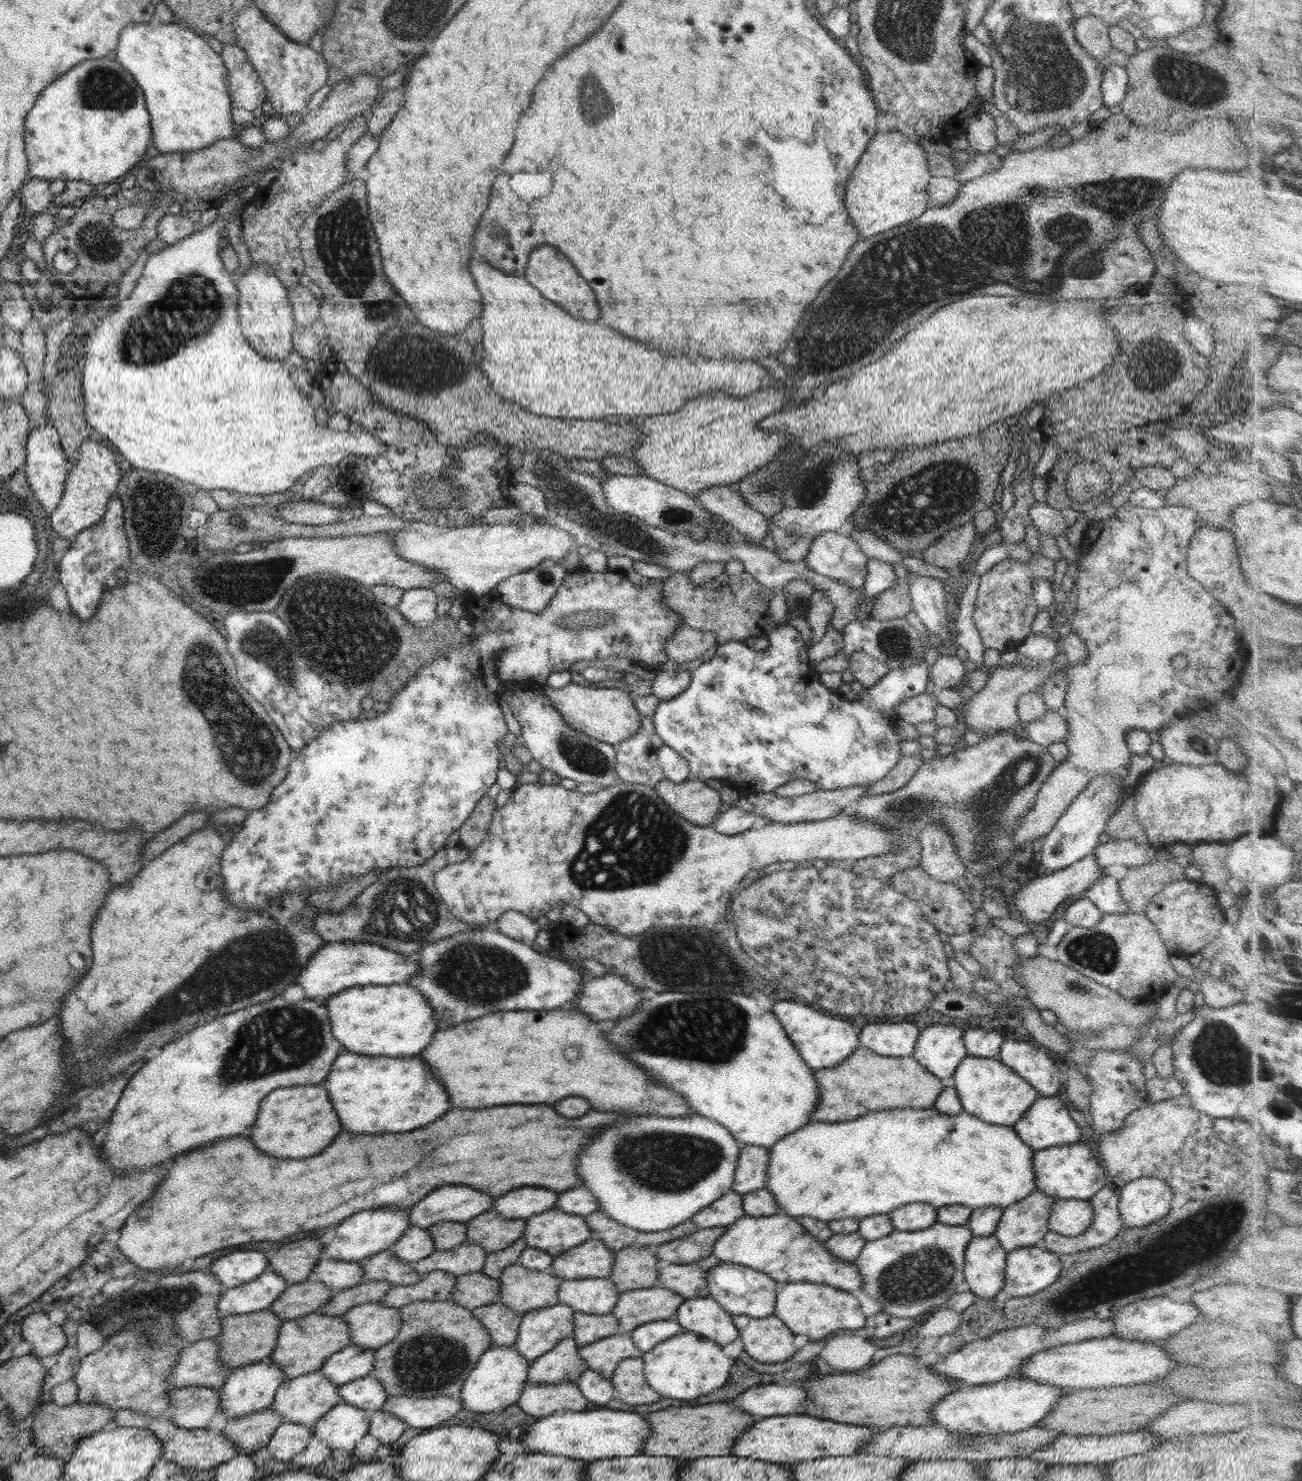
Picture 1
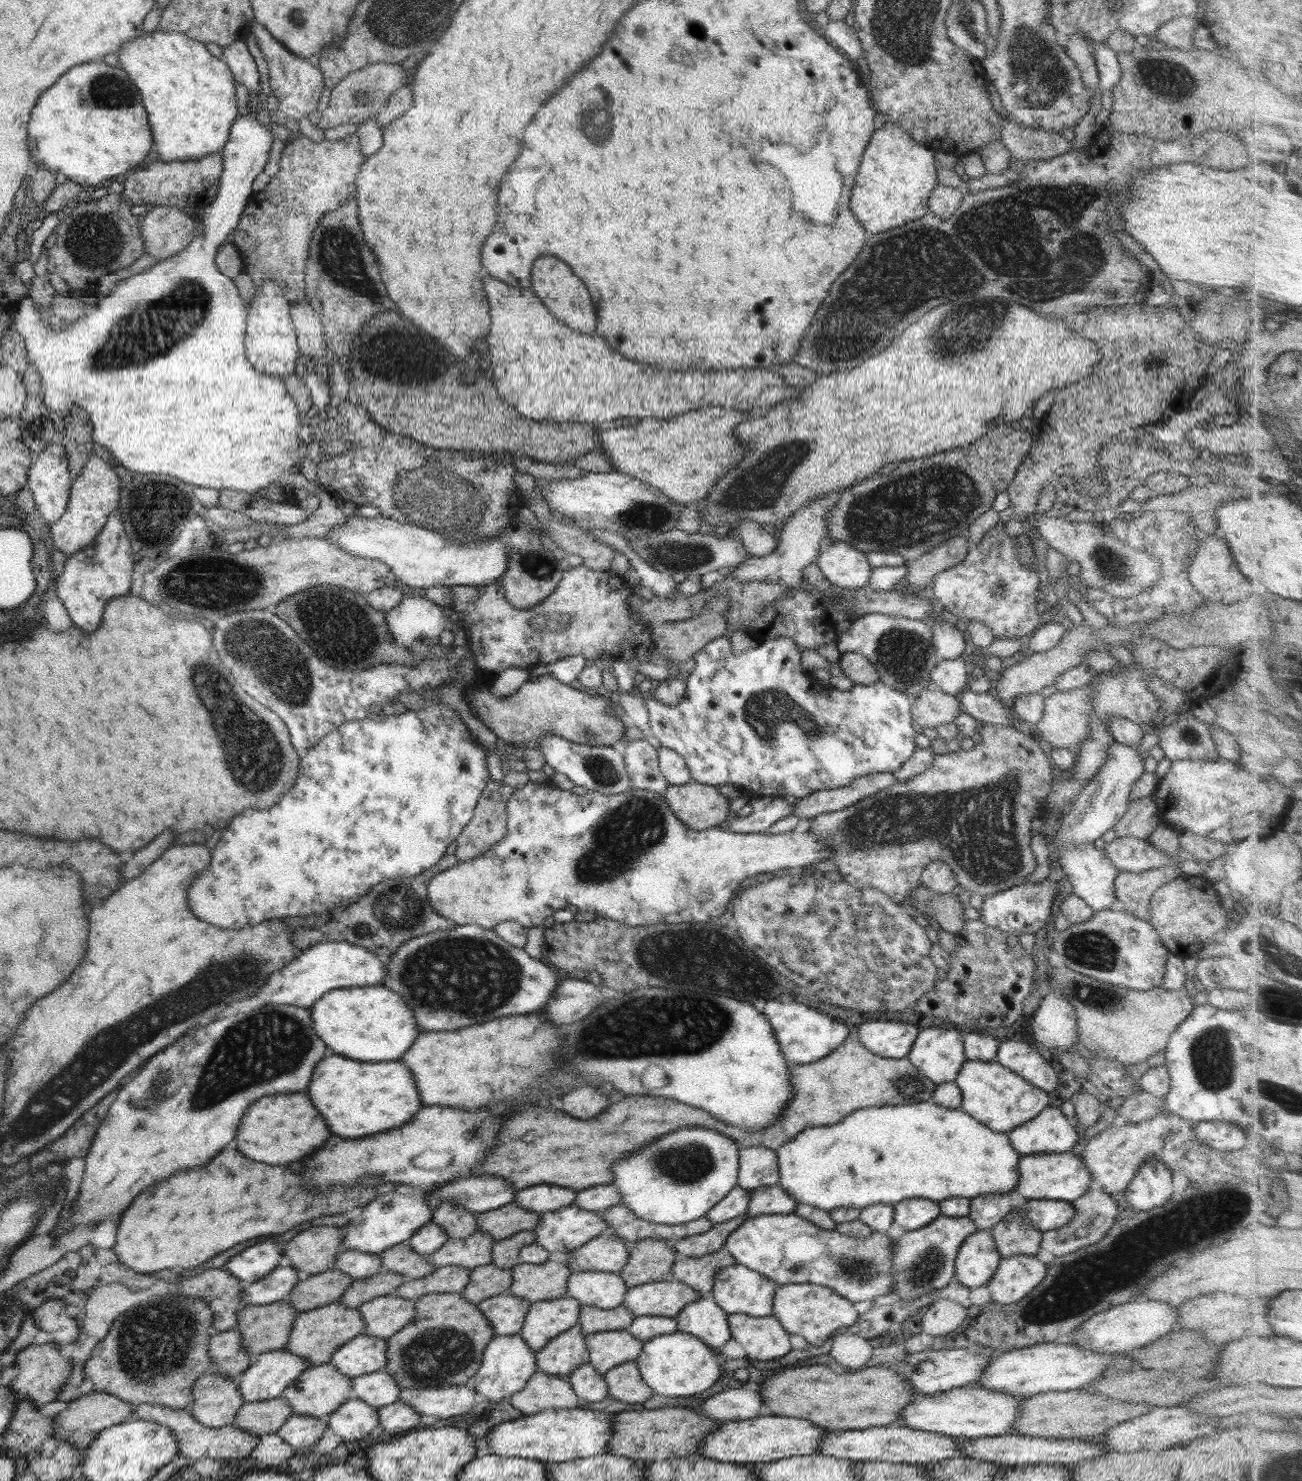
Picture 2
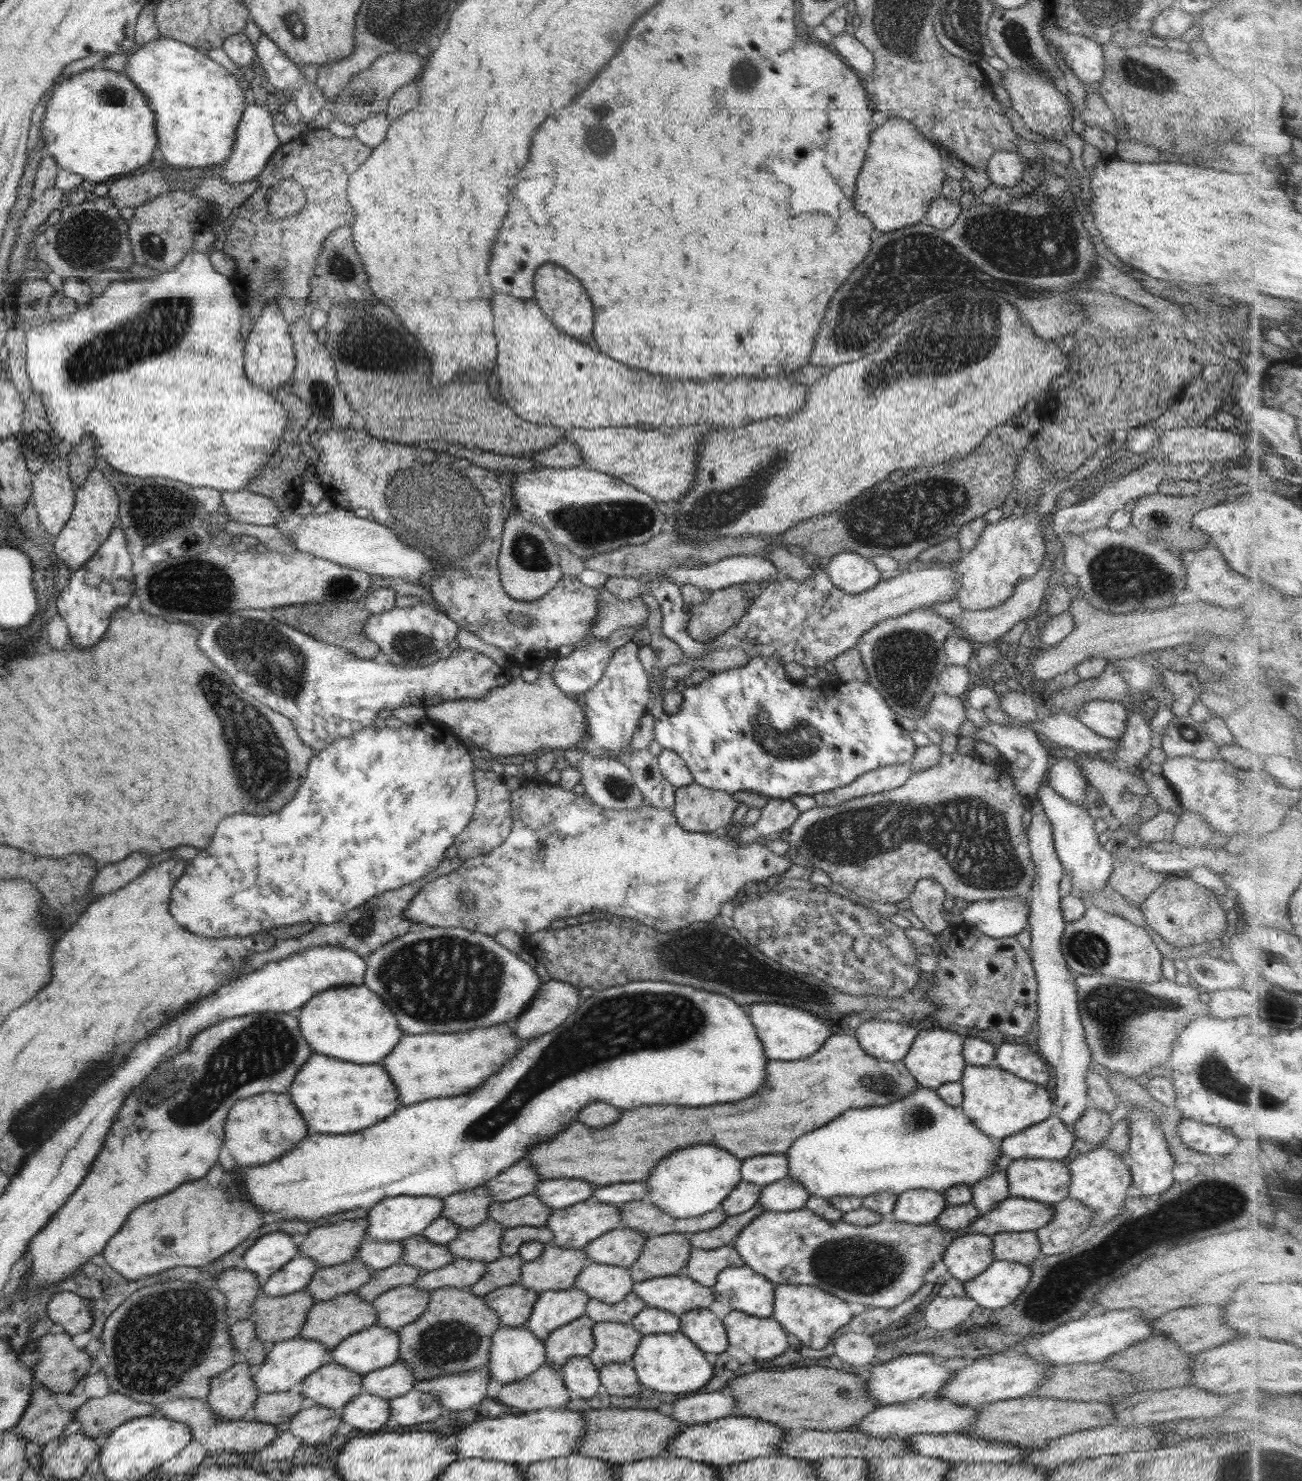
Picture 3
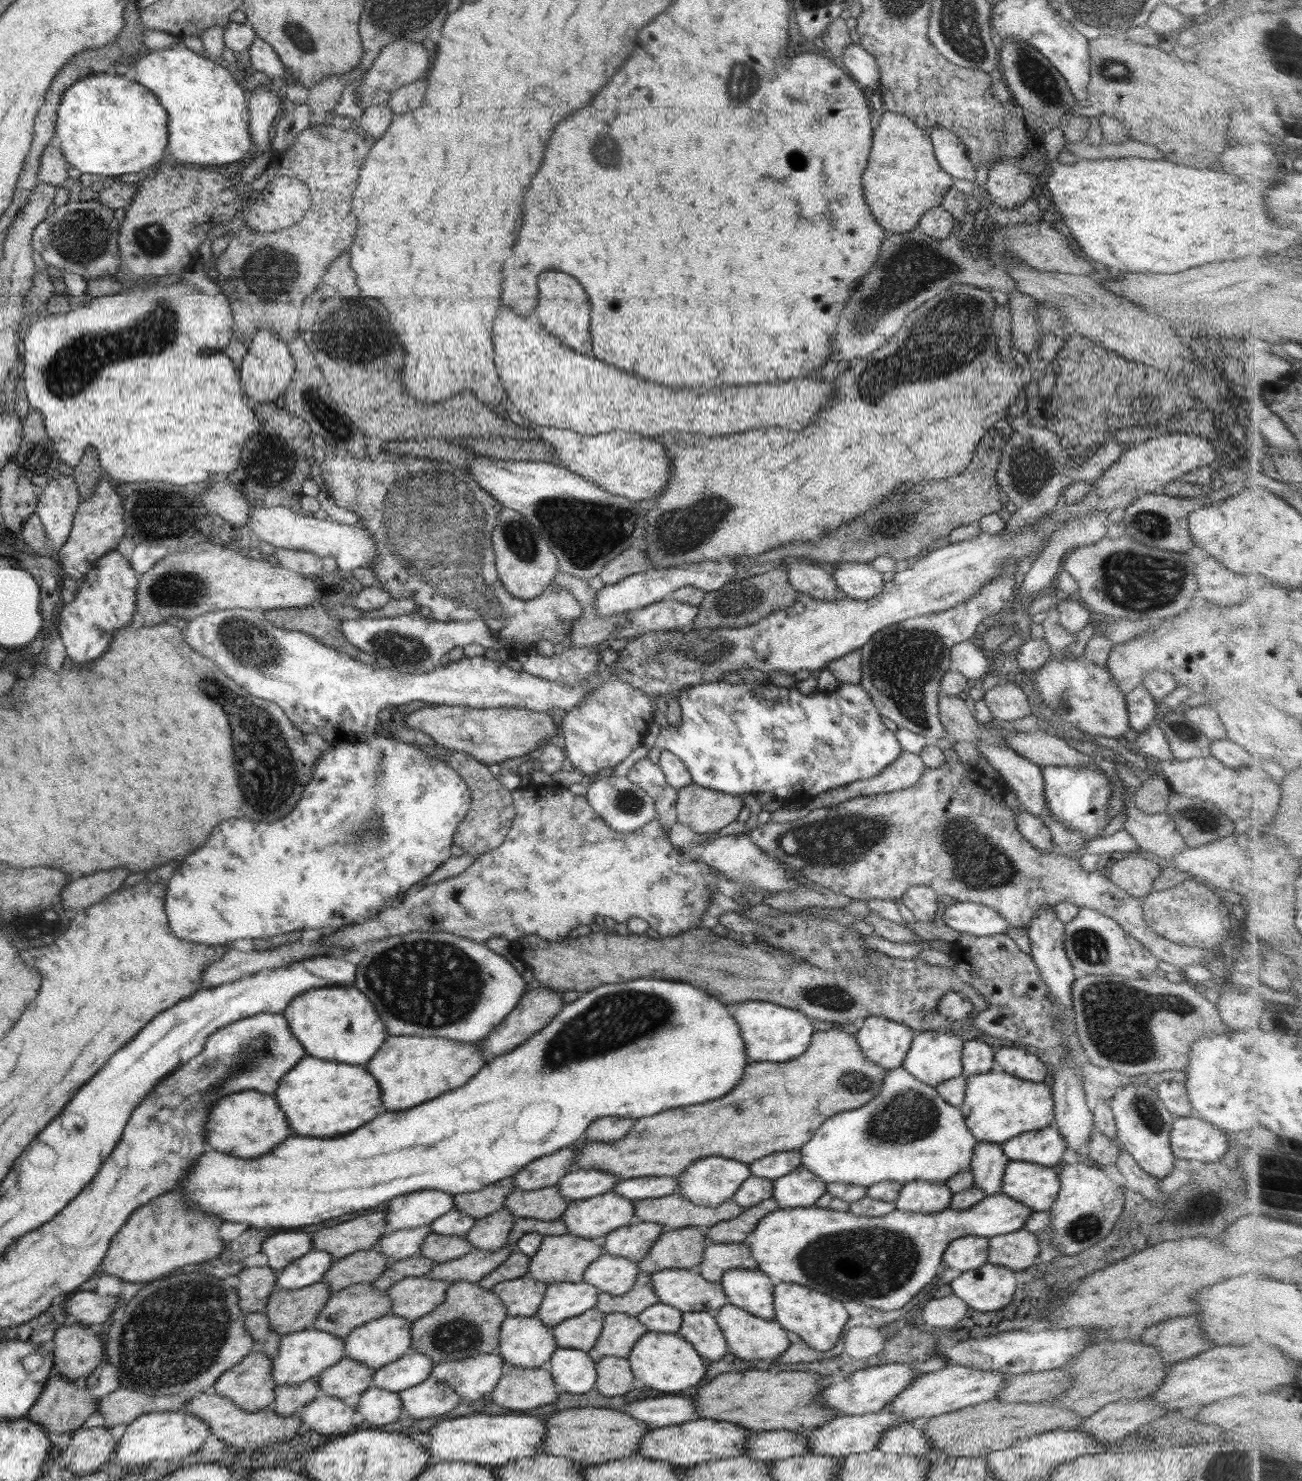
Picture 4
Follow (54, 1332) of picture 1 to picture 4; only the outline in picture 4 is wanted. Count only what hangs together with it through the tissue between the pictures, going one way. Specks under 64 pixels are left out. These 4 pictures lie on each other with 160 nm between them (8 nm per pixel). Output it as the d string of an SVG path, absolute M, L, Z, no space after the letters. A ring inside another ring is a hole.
M88 1287L70 1294L64 1312L66 1316L75 1316L78 1324L82 1326L104 1325L108 1316L112 1315L116 1303L116 1296L99 1295L93 1288Z

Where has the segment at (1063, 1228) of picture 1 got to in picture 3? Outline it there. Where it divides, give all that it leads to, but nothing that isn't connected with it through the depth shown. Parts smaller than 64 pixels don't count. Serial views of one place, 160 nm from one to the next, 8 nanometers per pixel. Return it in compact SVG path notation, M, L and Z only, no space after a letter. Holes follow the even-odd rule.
M1008 1197L998 1202L993 1209L980 1214L967 1226L966 1232L992 1237L1000 1232L1037 1231L1052 1220L1055 1208L1020 1197Z

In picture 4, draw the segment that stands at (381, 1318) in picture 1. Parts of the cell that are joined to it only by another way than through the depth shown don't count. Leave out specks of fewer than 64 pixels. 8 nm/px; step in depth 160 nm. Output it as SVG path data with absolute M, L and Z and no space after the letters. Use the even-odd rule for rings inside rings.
M406 1277L396 1281L385 1293L391 1298L390 1314L412 1322L436 1309L446 1298L450 1283L428 1277Z

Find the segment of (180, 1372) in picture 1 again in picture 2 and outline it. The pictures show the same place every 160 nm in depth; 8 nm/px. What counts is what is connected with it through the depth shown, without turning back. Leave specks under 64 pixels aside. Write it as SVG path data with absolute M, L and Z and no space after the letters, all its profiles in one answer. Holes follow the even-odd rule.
M235 1329L217 1332L208 1340L208 1354L213 1360L212 1374L220 1374L234 1383L240 1380L242 1373L252 1363L240 1344L240 1332Z

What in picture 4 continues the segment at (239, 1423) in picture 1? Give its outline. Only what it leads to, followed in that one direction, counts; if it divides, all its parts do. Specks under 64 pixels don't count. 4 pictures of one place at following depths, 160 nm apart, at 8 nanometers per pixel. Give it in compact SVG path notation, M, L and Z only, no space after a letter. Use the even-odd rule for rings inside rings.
M316 1378L296 1386L282 1385L275 1389L275 1401L271 1405L278 1415L289 1417L302 1410L319 1395L320 1386Z

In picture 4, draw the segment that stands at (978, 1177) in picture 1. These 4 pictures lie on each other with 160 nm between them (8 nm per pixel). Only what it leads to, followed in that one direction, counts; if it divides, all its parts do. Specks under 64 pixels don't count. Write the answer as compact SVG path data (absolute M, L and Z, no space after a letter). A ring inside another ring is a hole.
M898 1067L886 1073L883 1085L871 1101L828 1118L798 1152L801 1154L801 1164L826 1184L839 1182L868 1188L884 1181L899 1182L901 1185L912 1181L944 1183L961 1170L971 1168L978 1140L965 1122L960 1108L946 1102L935 1086L920 1082L904 1067Z

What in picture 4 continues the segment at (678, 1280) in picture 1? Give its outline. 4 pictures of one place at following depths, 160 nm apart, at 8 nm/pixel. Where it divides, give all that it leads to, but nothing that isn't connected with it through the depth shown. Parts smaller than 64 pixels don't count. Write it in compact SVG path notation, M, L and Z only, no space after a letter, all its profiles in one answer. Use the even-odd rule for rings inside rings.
M709 1242L703 1250L703 1261L698 1272L708 1281L720 1283L728 1269L758 1268L746 1242Z

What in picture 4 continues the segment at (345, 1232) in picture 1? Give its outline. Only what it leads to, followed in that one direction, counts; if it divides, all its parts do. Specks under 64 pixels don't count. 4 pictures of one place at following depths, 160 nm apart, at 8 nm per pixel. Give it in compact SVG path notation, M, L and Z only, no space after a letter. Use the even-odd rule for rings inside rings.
M421 1190L391 1198L385 1215L388 1232L430 1225L454 1208L453 1196L441 1190Z

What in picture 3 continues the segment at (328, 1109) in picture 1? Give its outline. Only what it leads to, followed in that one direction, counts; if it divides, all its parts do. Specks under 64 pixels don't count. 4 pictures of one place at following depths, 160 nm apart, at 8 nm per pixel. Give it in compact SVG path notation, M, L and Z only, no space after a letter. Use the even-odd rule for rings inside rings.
M258 1094L252 1098L242 1098L229 1110L224 1123L224 1146L230 1156L244 1166L266 1164L280 1158L286 1150L294 1148L306 1134L306 1122L302 1120L296 1106L288 1094Z

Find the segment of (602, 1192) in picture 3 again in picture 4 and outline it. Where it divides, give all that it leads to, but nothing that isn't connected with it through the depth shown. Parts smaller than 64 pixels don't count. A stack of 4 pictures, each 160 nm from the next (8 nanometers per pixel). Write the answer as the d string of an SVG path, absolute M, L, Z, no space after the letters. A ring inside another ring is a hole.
M628 1177L626 1180L620 1179L612 1191L636 1201L674 1194L678 1190L678 1183L676 1177Z

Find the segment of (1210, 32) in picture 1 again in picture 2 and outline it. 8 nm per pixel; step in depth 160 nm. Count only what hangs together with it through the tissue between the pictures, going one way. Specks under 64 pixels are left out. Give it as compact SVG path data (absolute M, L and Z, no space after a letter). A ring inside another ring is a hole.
M1180 16L1164 23L1155 32L1157 45L1191 50L1192 34L1195 33L1196 26L1198 26L1198 21L1195 17L1196 16Z

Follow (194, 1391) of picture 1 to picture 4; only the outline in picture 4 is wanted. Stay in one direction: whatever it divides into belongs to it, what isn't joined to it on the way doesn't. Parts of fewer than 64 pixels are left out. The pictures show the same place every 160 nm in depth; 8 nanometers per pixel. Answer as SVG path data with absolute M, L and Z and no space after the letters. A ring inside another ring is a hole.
M254 1350L240 1364L226 1370L215 1381L218 1394L229 1398L245 1411L271 1406L277 1388L272 1378L273 1360Z

